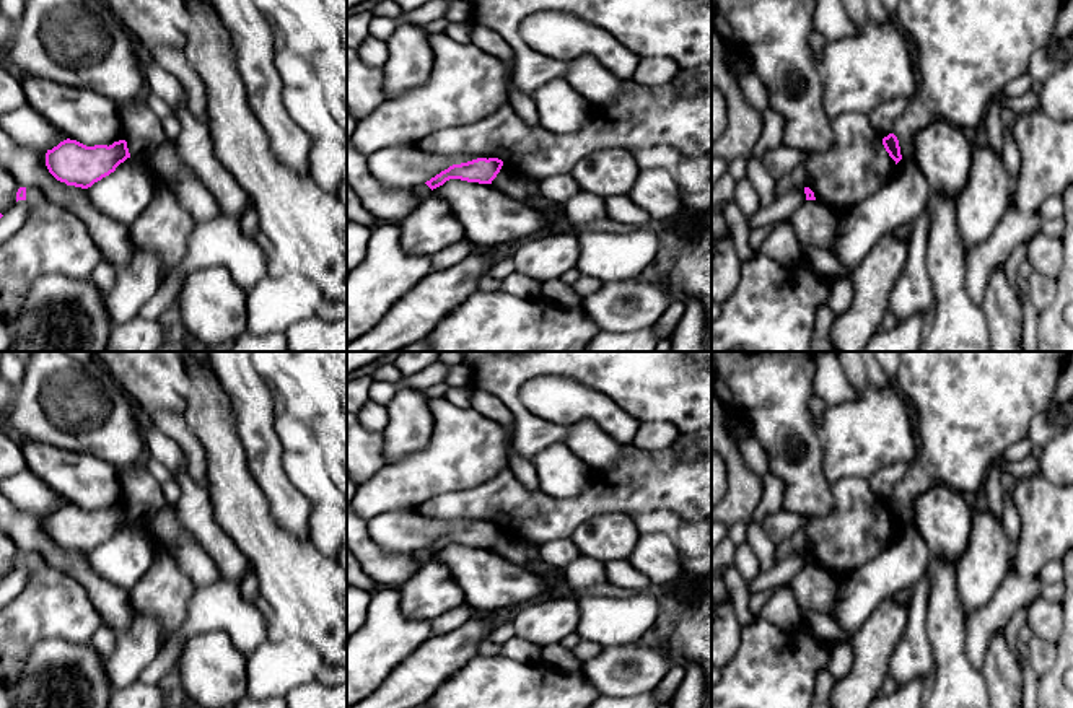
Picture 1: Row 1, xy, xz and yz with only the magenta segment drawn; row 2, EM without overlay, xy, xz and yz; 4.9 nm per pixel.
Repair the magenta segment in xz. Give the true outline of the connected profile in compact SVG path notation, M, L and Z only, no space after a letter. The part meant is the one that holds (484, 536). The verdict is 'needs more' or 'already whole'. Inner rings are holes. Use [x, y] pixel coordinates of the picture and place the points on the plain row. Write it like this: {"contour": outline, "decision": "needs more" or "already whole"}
{"contour": "M477 522L467 527L453 529L441 535L425 548L433 555L449 544L461 544L467 547L492 548L503 531L498 522Z", "decision": "already whole"}

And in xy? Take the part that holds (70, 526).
{"contour": "M67 503L47 514L46 531L57 545L88 553L114 537L127 522L130 522L130 518L125 505L114 506L109 511L86 511Z", "decision": "already whole"}

